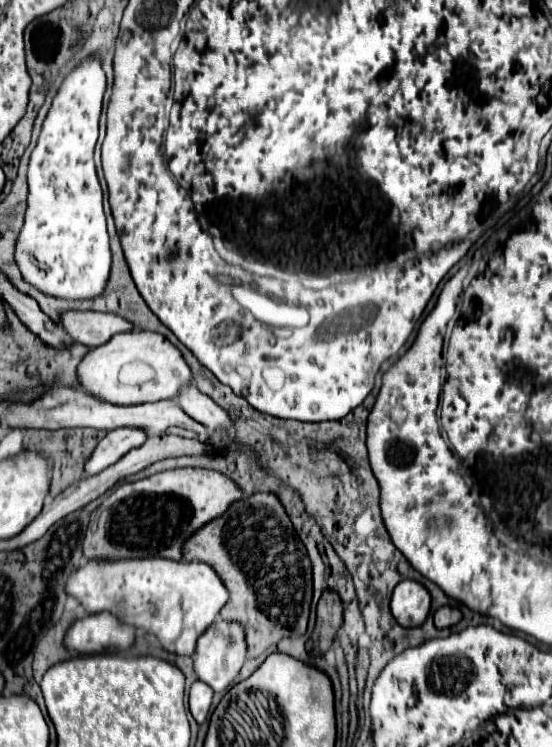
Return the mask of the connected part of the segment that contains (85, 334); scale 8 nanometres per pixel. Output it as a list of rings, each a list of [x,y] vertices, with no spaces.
[[[67,311],[61,317],[61,325],[77,343],[83,343],[87,347],[105,345],[113,335],[133,331],[133,325],[123,317],[93,311]]]

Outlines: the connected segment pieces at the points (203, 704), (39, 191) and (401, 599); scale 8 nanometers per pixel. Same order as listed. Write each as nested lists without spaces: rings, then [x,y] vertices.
[[[195,681],[189,691],[189,711],[197,723],[203,723],[207,719],[211,699],[213,699],[213,689],[209,689],[207,683],[203,681]]]
[[[99,51],[83,57],[71,73],[65,75],[59,91],[53,97],[51,109],[41,125],[41,133],[37,145],[29,159],[27,171],[27,211],[21,233],[15,245],[15,263],[19,267],[21,277],[25,283],[33,285],[41,293],[65,301],[87,301],[101,297],[105,293],[109,275],[111,275],[111,249],[109,249],[109,235],[105,225],[103,213],[103,191],[97,179],[93,149],[97,143],[99,131],[99,117],[103,95],[107,89],[103,71],[103,55]]]
[[[401,581],[391,595],[391,613],[401,627],[419,627],[429,613],[429,591],[417,581]]]

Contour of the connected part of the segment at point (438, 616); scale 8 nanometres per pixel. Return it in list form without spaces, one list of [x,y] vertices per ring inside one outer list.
[[[443,605],[443,607],[439,607],[439,609],[435,611],[433,619],[435,619],[435,627],[437,627],[437,629],[451,627],[451,625],[455,625],[455,623],[461,621],[461,611],[459,611],[457,607]]]

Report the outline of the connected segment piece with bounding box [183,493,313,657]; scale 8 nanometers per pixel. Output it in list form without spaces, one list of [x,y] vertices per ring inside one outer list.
[[[255,493],[233,503],[223,517],[199,529],[183,545],[183,559],[203,561],[217,571],[231,595],[221,617],[243,625],[249,657],[259,657],[281,639],[307,631],[313,595],[311,563],[305,545],[273,493]]]

